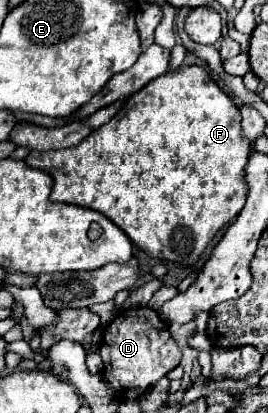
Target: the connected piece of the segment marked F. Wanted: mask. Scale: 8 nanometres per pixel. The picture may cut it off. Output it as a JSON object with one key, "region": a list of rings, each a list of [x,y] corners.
{"region":[[[198,64],[180,68],[158,76],[126,98],[116,116],[88,134],[80,144],[48,152],[30,150],[24,162],[52,176],[52,202],[68,202],[102,212],[152,258],[194,264],[216,232],[244,208],[248,194],[244,168],[250,144],[242,132],[240,110],[216,86],[210,74]]]}

